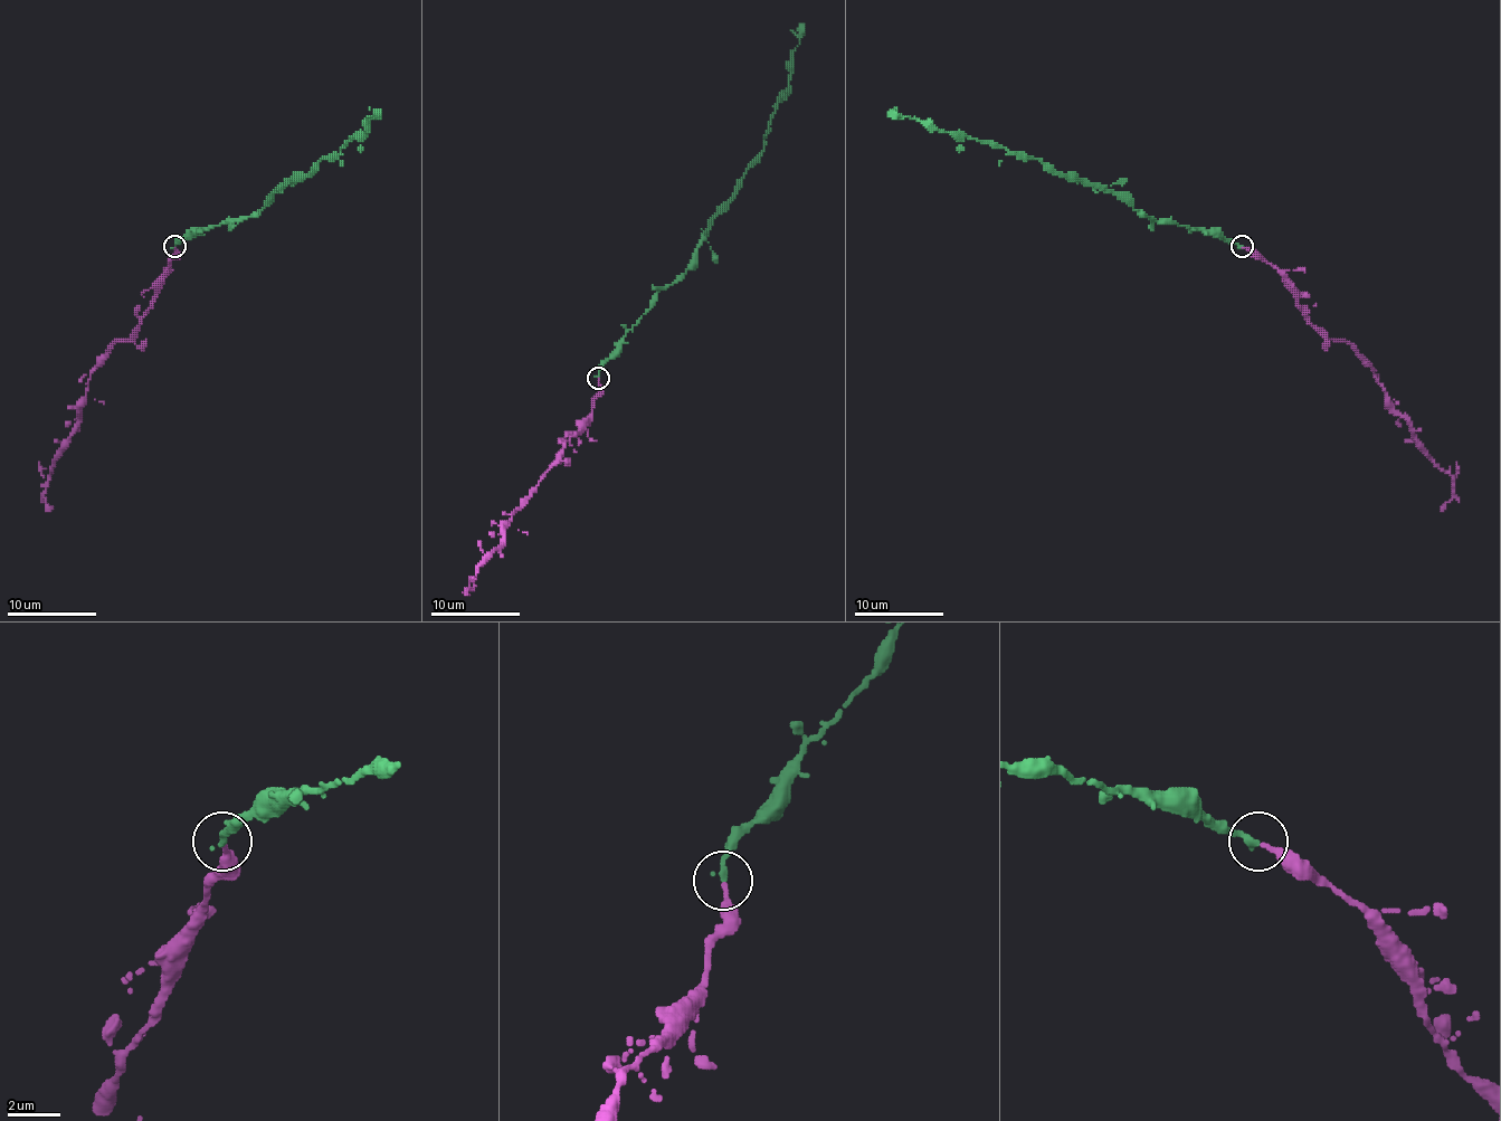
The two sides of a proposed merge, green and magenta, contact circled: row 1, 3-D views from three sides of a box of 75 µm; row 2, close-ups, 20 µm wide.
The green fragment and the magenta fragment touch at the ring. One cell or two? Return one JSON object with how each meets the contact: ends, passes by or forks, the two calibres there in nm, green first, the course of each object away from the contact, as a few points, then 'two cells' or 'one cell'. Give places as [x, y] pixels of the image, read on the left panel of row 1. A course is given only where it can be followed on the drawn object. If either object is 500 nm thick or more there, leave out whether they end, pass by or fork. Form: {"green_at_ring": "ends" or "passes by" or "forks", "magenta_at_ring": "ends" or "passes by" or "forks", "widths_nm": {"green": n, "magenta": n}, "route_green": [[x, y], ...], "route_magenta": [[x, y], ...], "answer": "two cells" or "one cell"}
{"green_at_ring": "ends", "magenta_at_ring": "ends", "widths_nm": {"green": 280, "magenta": 240}, "route_green": [[176, 246], [187, 235], [255, 217], [282, 186], [300, 181], [367, 130], [376, 116], [369, 107]], "route_magenta": [[176, 248], [153, 306], [91, 374], [68, 446], [48, 477], [44, 497], [50, 511]], "answer": "one cell"}

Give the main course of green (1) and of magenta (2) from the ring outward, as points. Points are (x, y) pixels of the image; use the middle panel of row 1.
1: (599, 378), (617, 342), (678, 278), (763, 149), (790, 79), (799, 37), (792, 32)
2: (599, 378), (592, 411), (514, 512), (501, 543), (467, 588), (474, 577)

